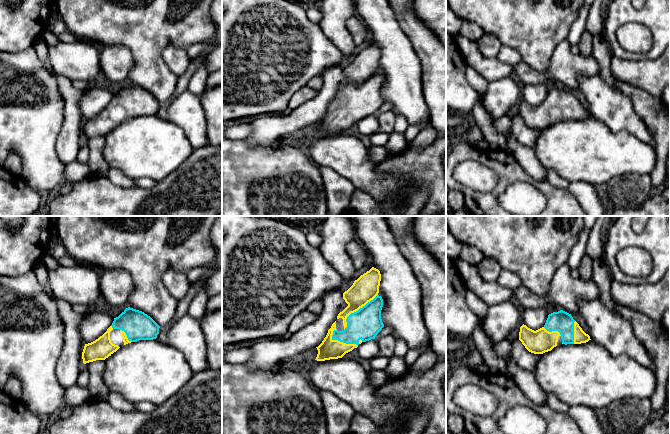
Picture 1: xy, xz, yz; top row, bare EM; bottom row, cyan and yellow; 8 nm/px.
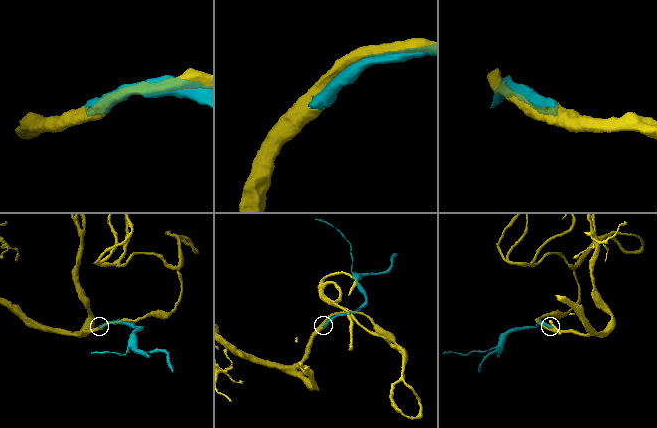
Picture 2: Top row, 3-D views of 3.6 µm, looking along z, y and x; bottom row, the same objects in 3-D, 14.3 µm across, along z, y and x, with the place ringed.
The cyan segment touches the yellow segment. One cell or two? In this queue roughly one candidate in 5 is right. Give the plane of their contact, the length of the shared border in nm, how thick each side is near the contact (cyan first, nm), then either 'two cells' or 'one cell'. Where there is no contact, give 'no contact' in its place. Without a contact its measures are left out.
xz | 260 nm | 240/160 nm | one cell

